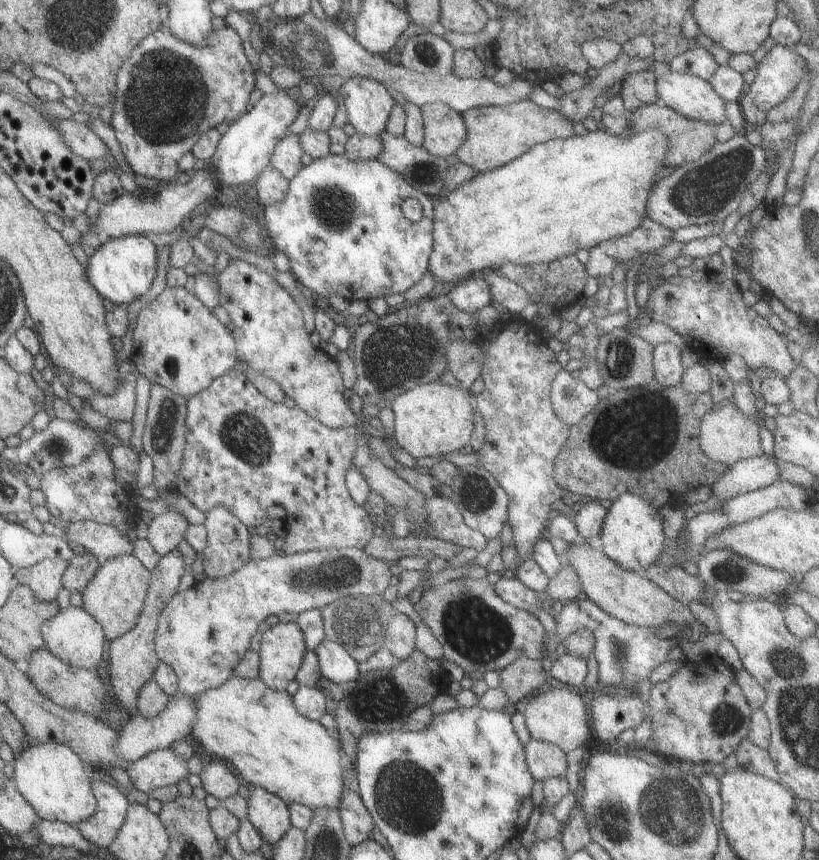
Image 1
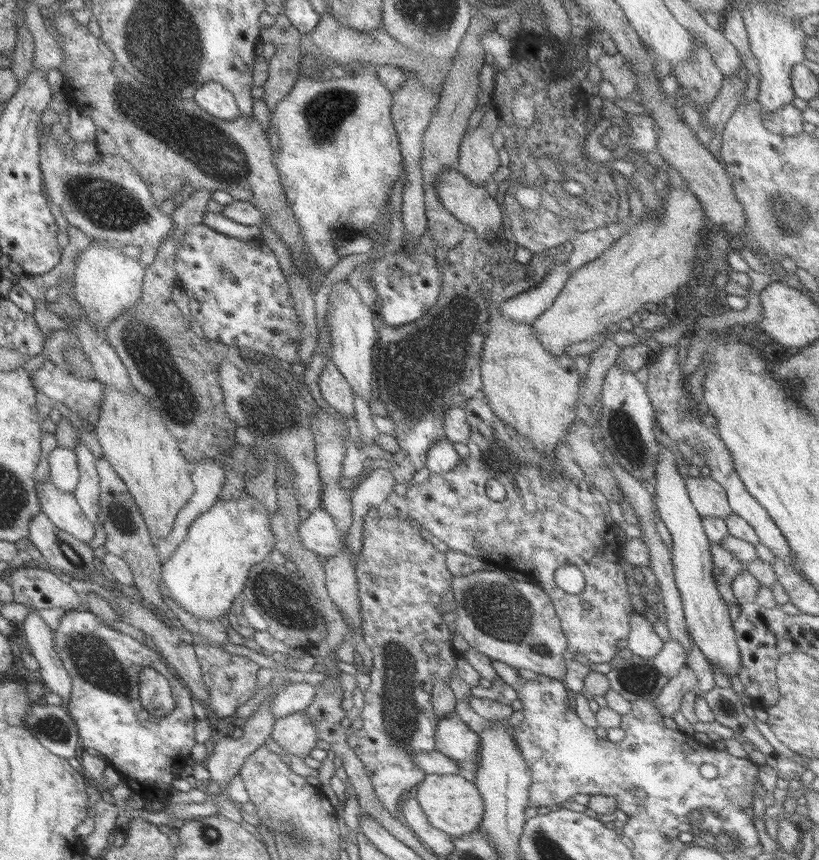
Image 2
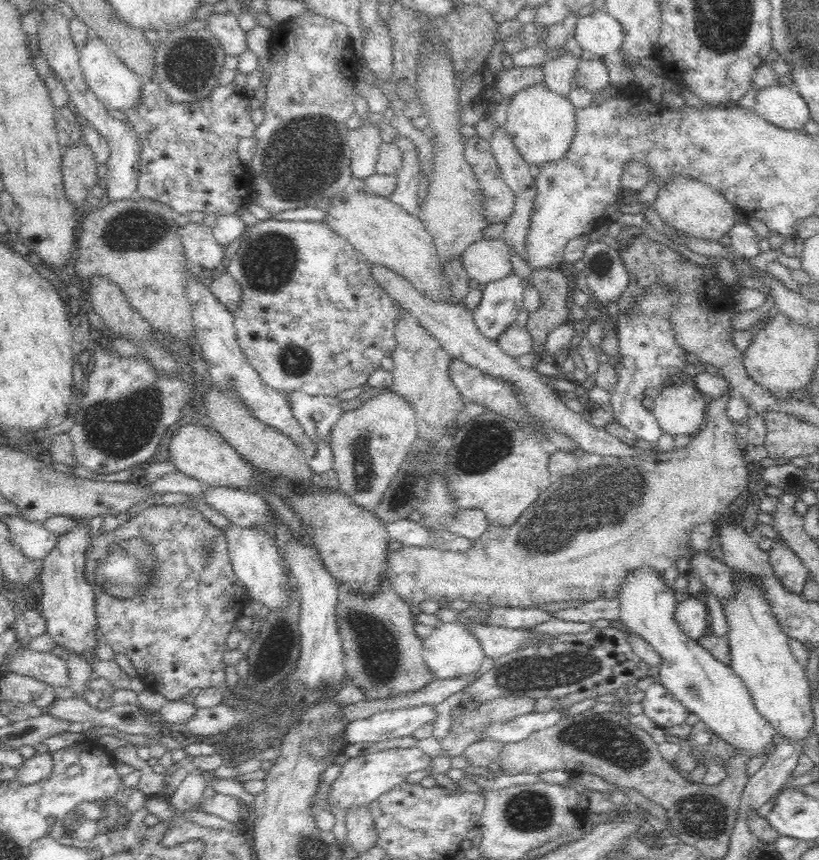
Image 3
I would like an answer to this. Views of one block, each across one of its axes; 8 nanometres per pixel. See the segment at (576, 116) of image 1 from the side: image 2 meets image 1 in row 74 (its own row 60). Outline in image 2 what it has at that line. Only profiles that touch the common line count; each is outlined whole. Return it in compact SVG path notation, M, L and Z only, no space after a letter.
M616 53L616 55L601 54L597 58L597 66L600 68L603 80L614 86L617 97L628 100L630 94L637 88L633 64L625 60L620 53Z

